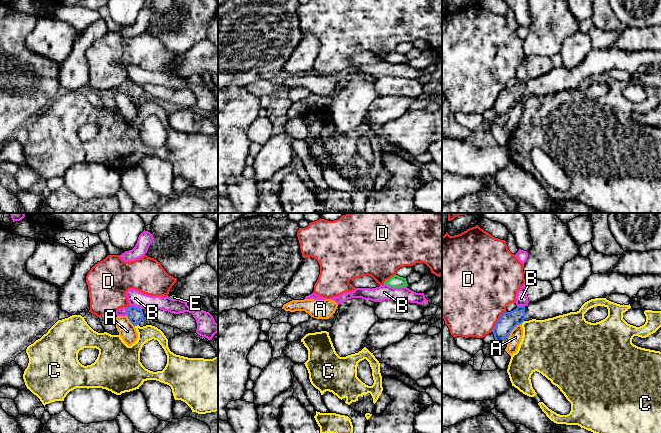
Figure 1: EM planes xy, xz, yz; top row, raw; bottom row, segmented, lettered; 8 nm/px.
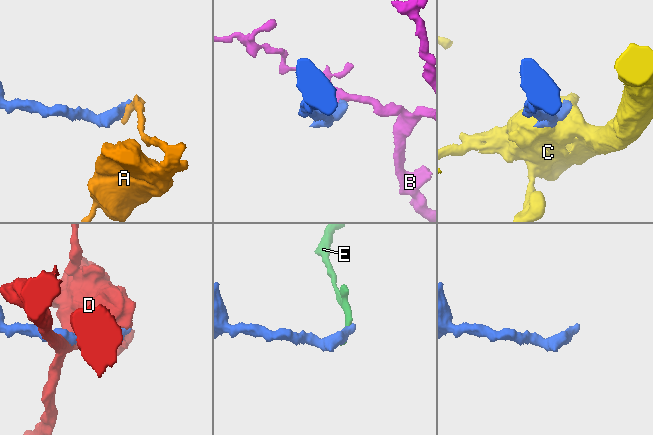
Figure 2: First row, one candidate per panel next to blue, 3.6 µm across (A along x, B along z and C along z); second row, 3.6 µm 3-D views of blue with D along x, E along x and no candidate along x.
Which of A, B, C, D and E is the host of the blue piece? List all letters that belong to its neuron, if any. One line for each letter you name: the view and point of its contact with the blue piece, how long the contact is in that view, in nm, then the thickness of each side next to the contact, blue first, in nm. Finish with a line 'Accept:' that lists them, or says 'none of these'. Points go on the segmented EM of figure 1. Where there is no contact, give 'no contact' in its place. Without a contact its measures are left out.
Accept: none of these

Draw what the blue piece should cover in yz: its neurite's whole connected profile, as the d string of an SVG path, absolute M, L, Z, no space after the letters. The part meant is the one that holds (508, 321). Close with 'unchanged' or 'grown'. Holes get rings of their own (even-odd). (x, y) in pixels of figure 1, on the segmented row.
M619 273L594 274L573 294L563 290L553 292L549 297L529 302L527 306L517 306L511 312L505 312L497 321L493 334L500 342L509 337L511 331L524 321L545 320L570 312L577 312L581 306L595 298L605 298L611 294L624 294L635 298L640 289L657 292L661 286L661 275L623 275Z; grown

